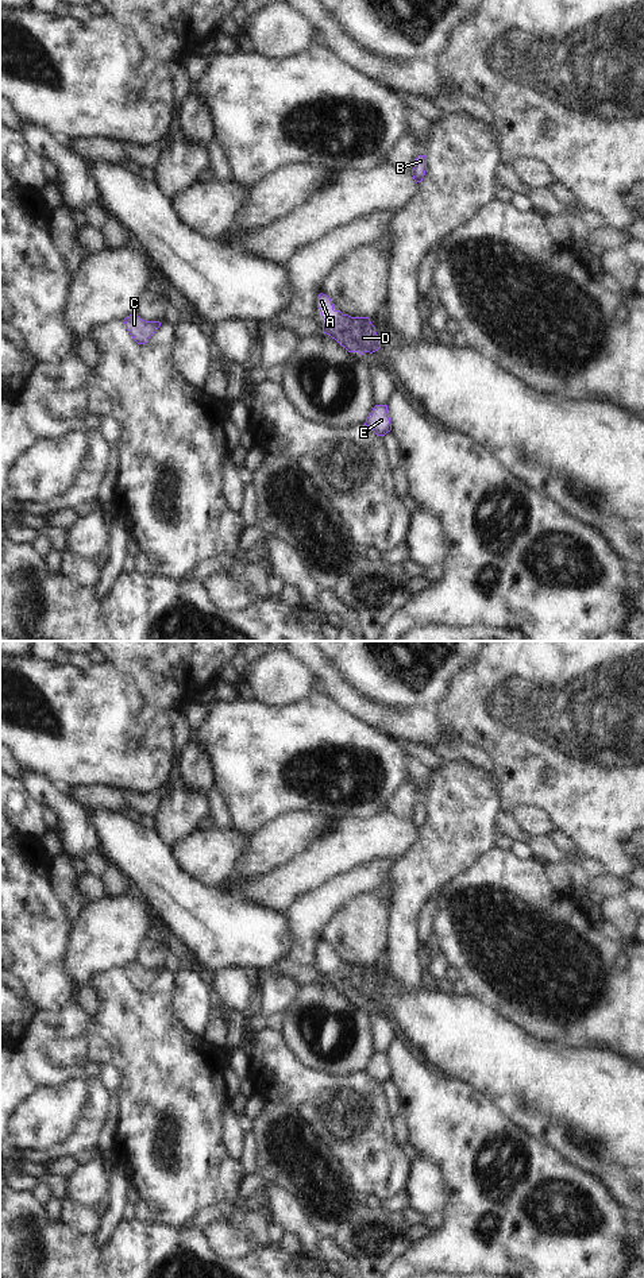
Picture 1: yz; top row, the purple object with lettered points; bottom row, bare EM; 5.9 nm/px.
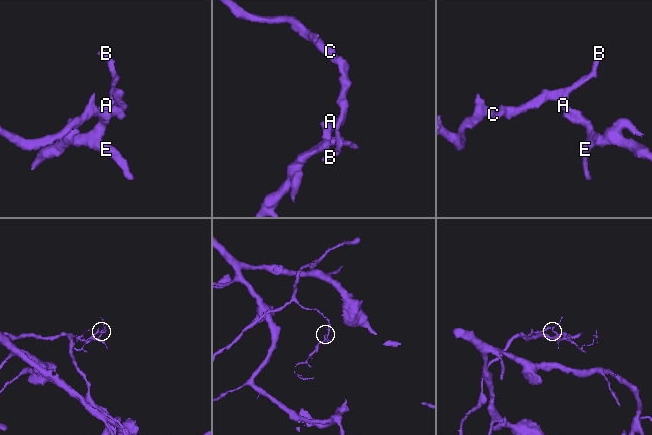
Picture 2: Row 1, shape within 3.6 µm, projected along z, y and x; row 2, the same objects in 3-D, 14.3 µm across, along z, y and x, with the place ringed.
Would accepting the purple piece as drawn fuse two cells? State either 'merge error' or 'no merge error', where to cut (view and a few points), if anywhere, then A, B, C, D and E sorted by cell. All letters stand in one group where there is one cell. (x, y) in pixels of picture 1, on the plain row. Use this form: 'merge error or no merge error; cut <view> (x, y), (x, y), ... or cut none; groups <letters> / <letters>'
no merge error; cut none; groups A B C D E

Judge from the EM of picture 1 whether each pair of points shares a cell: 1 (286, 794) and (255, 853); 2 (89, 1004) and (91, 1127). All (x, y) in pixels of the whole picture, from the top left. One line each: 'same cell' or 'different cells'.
1: different cells
2: different cells

